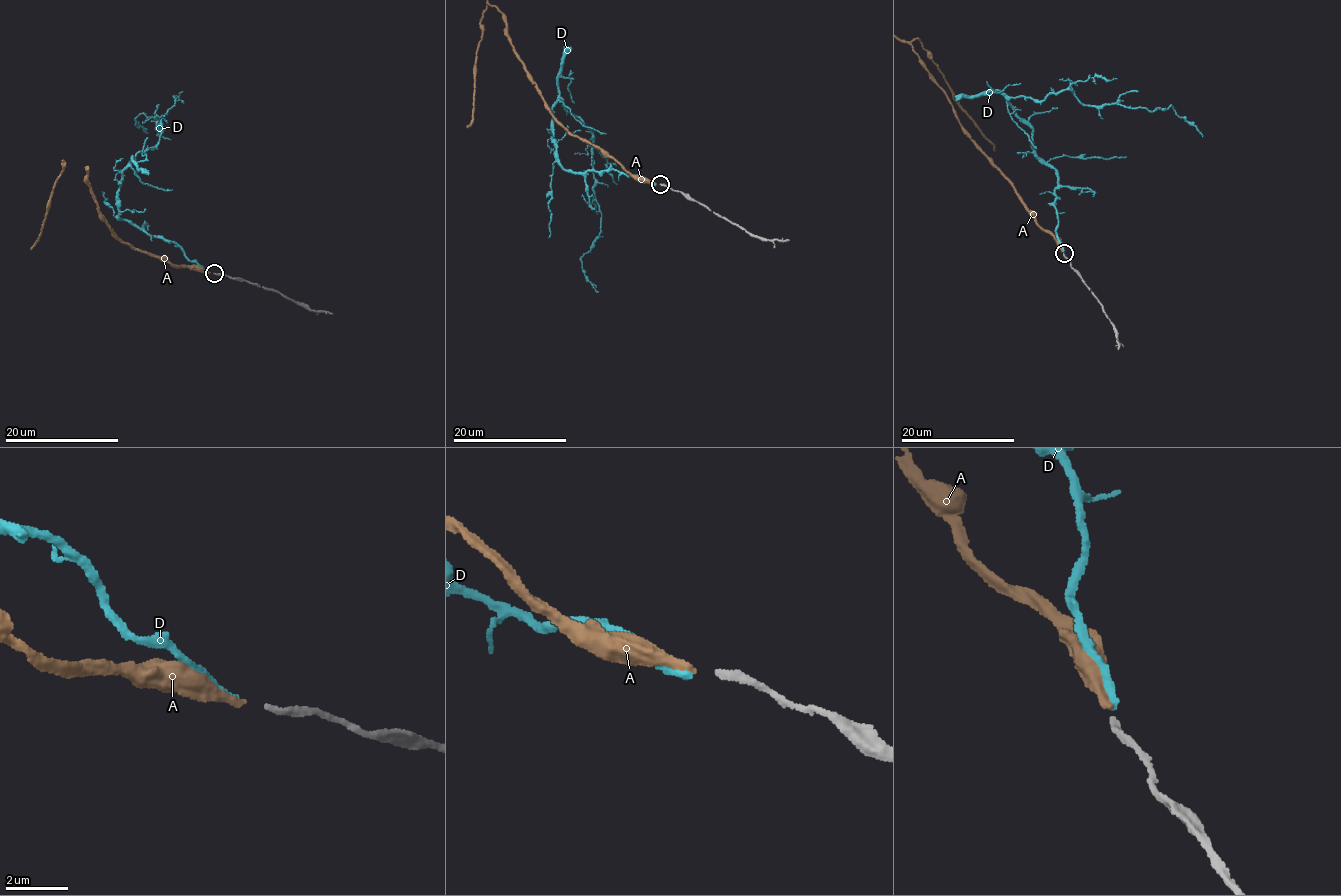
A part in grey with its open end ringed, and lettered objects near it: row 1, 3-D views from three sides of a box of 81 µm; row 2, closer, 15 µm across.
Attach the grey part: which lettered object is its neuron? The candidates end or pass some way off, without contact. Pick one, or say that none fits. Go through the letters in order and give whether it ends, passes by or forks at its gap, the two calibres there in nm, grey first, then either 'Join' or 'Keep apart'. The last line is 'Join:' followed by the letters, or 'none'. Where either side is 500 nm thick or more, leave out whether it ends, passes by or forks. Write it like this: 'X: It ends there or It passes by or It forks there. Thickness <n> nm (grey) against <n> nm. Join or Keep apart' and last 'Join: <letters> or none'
A: It ends there. Thickness 220 nm (grey) against 240 nm. Keep apart
D: It ends there. Thickness 220 nm (grey) against 240 nm. Join
Join: D

